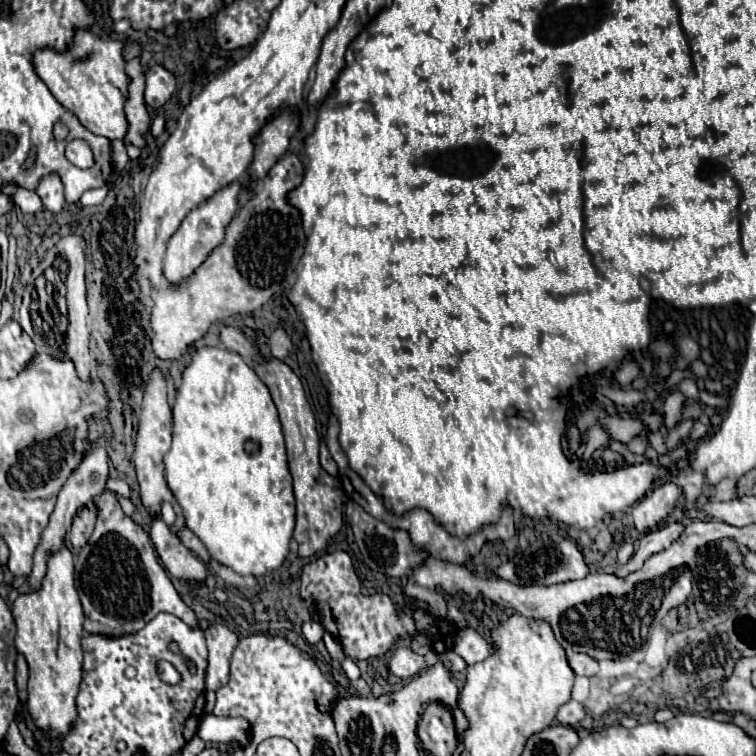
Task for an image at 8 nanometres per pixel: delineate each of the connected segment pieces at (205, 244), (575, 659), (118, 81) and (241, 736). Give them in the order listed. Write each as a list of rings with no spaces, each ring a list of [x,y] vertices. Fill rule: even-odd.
[[[230,182],[214,196],[210,196],[204,204],[196,206],[186,214],[180,228],[168,240],[164,256],[164,276],[168,282],[180,282],[180,278],[192,274],[192,270],[196,270],[196,266],[200,266],[200,262],[204,262],[204,258],[224,240],[224,230],[238,210],[238,192],[240,182]]]
[[[570,652],[568,654],[568,662],[572,666],[572,670],[576,674],[582,674],[582,676],[594,676],[598,672],[598,660],[594,660],[592,656],[588,654],[582,654],[582,652]]]
[[[80,30],[74,36],[74,44],[68,52],[58,54],[50,48],[36,50],[34,68],[46,82],[56,100],[76,114],[82,126],[92,134],[108,140],[124,140],[128,132],[128,120],[124,114],[124,102],[128,98],[128,78],[122,58],[123,43],[120,40],[102,40],[92,32]]]
[[[208,714],[198,726],[198,736],[204,742],[228,744],[234,740],[244,746],[250,740],[250,730],[248,722],[244,722],[242,718],[218,718],[214,714]]]

